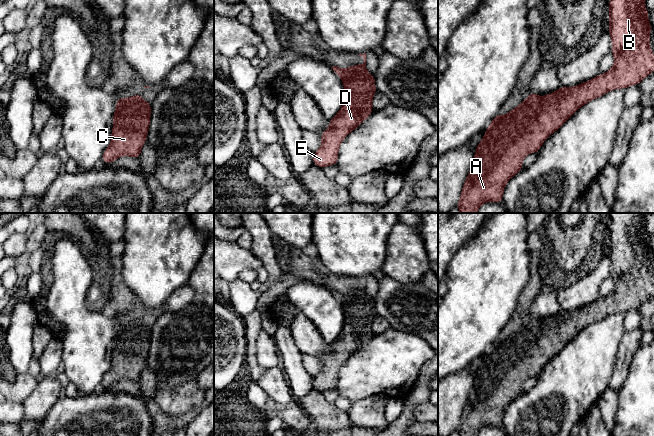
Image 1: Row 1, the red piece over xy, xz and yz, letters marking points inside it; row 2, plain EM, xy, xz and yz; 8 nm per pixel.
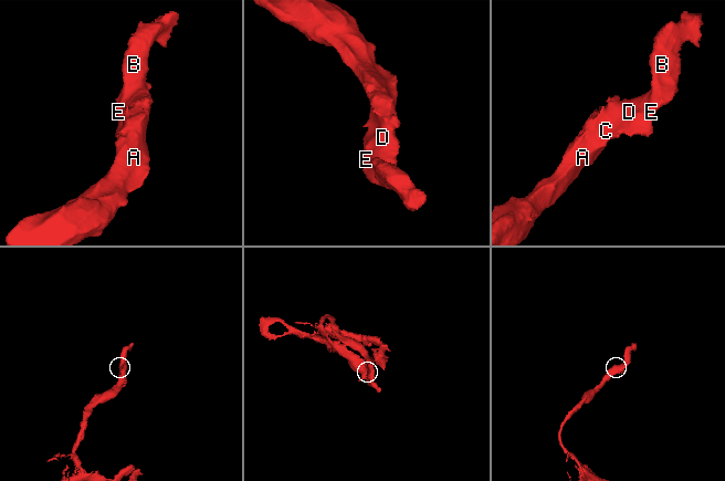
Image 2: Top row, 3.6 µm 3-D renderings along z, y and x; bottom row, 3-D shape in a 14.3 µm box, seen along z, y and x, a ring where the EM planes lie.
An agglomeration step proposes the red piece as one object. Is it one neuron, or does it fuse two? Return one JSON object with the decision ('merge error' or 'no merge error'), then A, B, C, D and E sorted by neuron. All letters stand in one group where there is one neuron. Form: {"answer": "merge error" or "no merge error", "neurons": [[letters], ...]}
{"answer": "no merge error", "neurons": [["A", "B", "C", "D", "E"]]}

